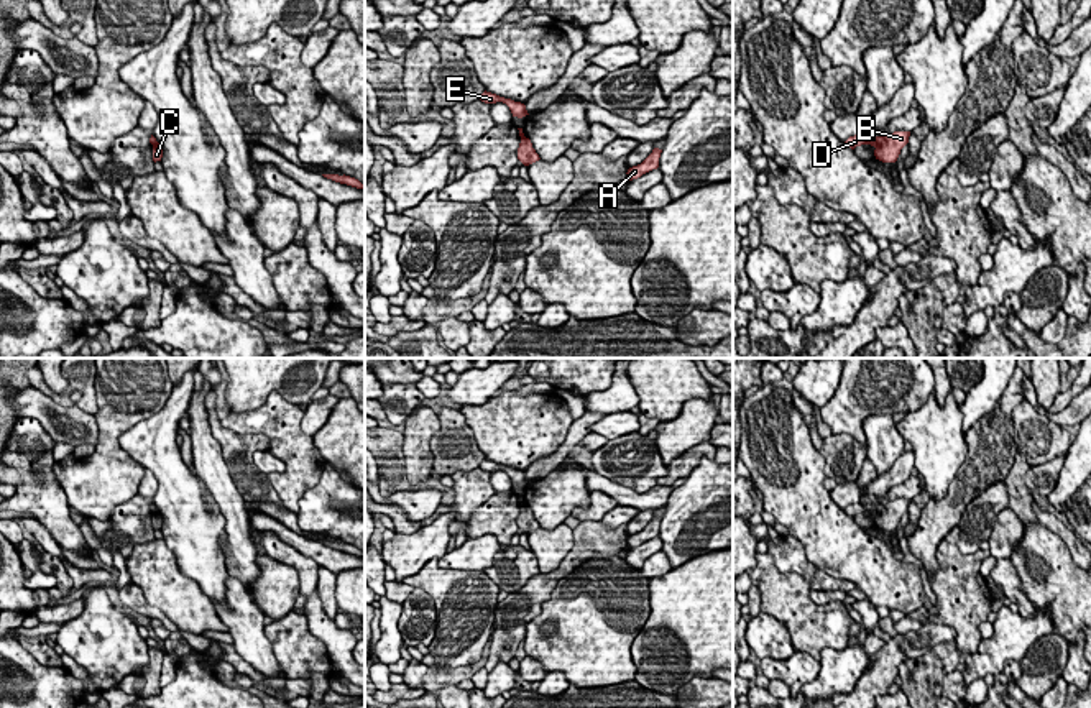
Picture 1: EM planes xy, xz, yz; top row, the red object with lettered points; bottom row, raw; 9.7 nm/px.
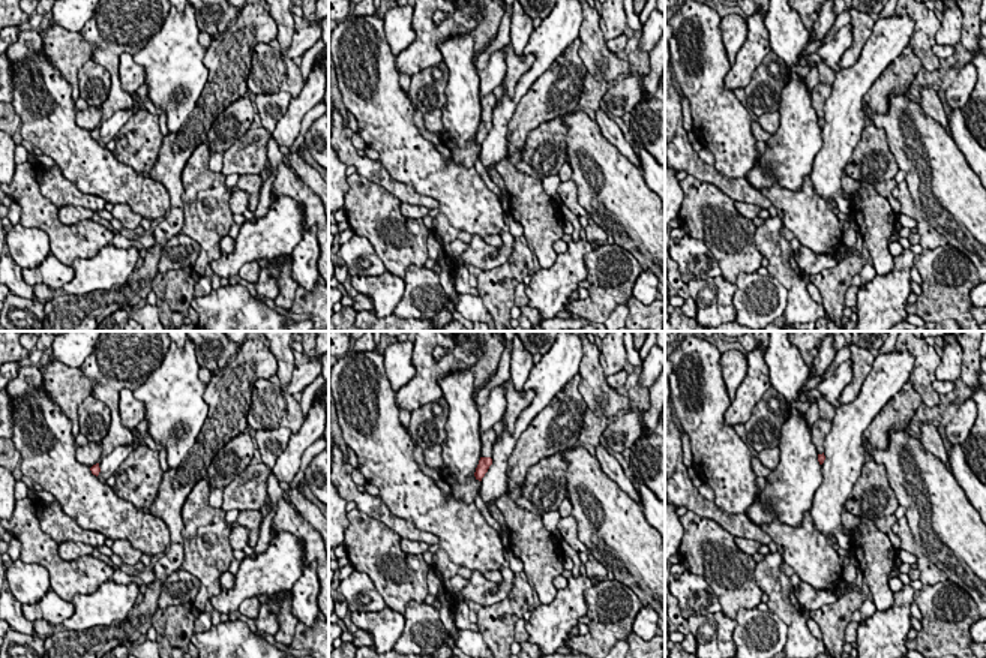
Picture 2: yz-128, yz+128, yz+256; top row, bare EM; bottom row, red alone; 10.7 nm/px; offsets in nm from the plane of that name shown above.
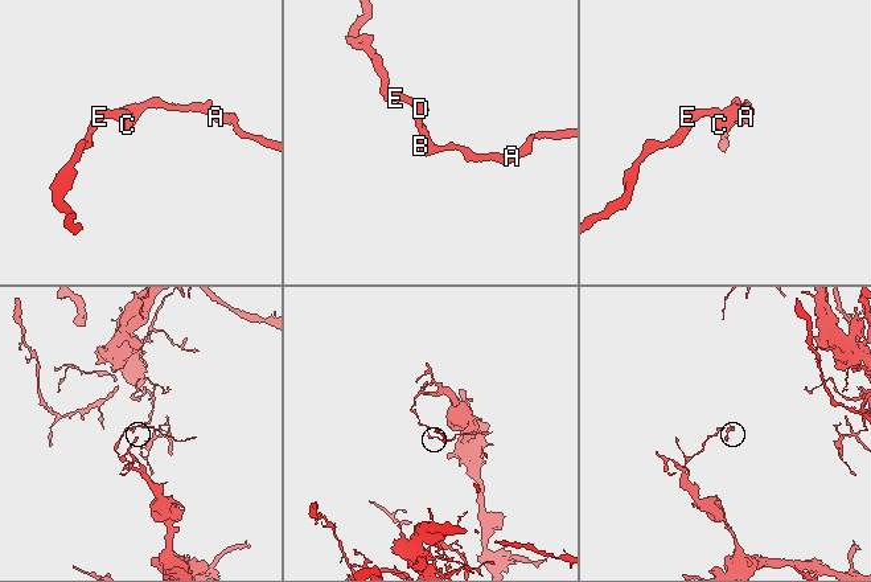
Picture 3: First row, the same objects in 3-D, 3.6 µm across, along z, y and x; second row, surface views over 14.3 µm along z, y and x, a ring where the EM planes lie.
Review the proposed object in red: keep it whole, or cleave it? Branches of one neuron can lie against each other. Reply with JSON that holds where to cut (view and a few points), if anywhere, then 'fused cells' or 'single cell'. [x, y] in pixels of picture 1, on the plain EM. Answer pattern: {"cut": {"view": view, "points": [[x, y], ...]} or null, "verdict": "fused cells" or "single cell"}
{"cut": {"view": "yz", "points": [[884, 505], [876, 516]]}, "verdict": "fused cells"}

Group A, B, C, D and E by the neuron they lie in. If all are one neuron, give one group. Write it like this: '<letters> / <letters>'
A B C / D E

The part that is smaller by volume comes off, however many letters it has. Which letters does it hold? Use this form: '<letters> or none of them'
A, B, C

